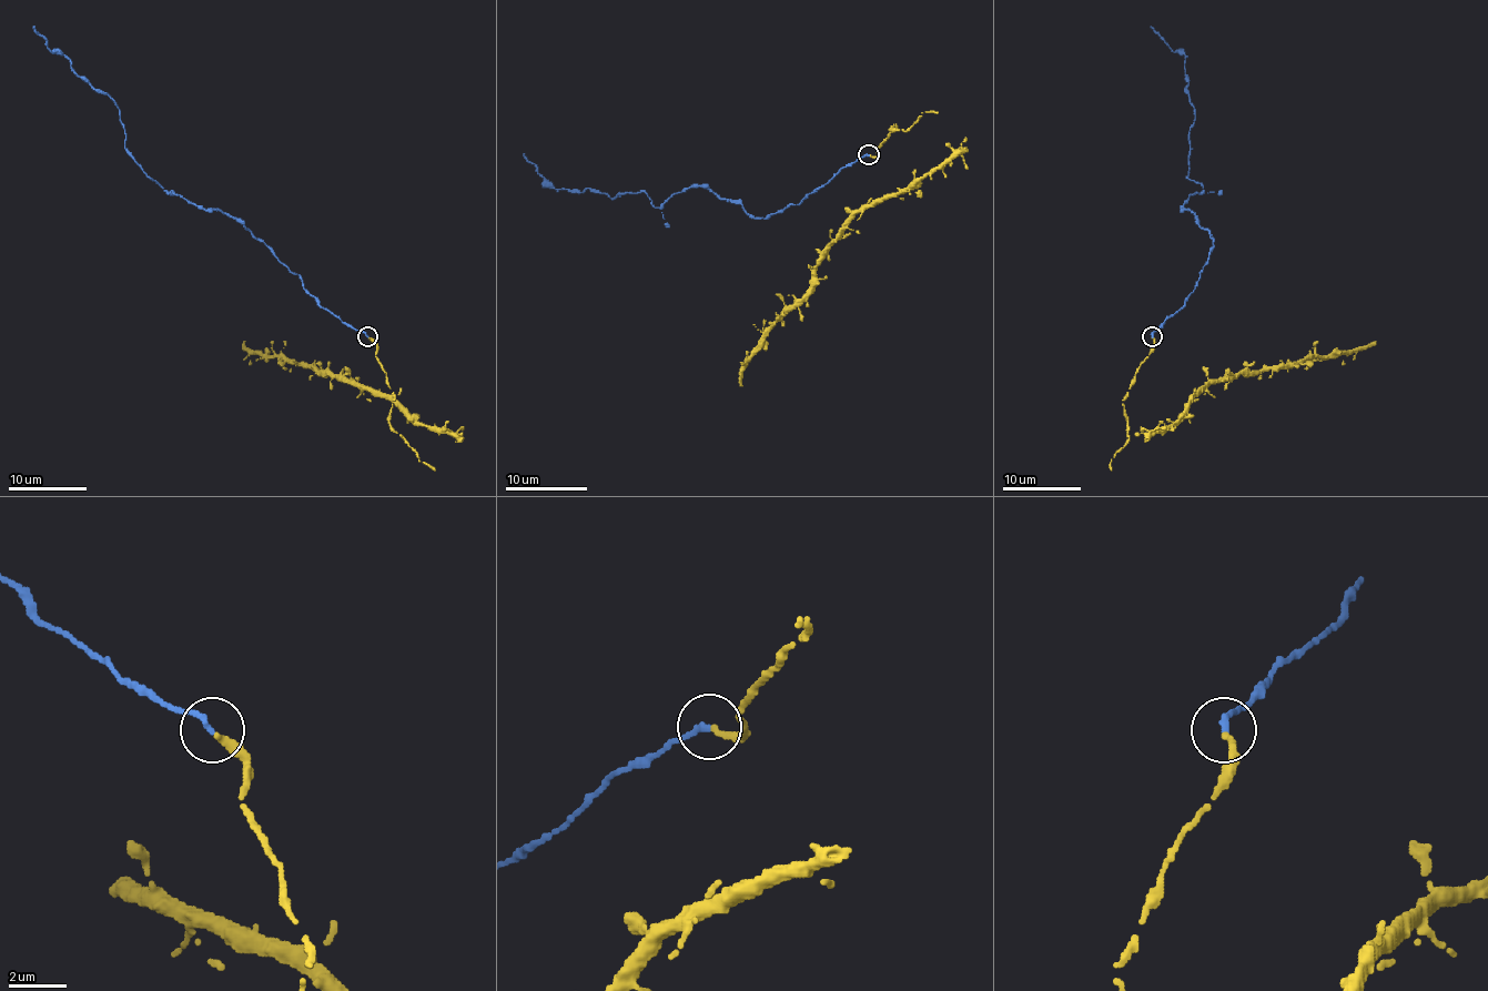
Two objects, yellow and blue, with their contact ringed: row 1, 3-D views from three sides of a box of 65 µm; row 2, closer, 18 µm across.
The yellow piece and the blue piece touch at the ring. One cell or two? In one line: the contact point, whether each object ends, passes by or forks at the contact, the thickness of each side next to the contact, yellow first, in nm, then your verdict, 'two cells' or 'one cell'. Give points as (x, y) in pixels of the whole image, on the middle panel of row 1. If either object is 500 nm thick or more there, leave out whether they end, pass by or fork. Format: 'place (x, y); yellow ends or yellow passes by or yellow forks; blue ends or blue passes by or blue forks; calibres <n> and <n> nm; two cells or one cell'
place (869, 154); yellow ends; blue ends; calibres 280 and 280 nm; one cell

